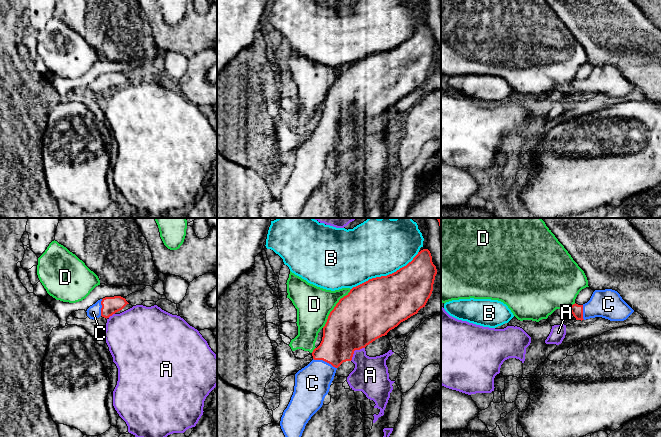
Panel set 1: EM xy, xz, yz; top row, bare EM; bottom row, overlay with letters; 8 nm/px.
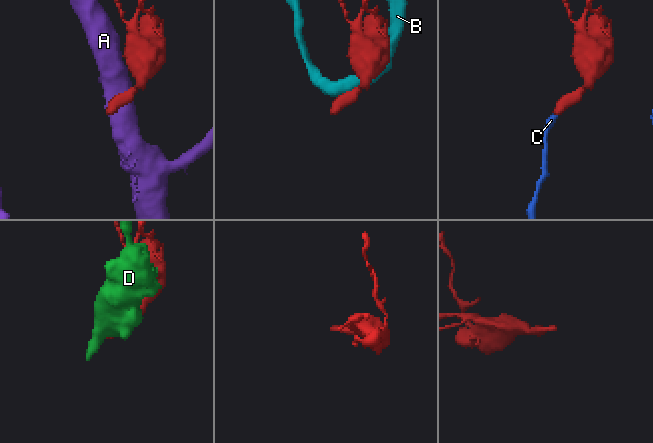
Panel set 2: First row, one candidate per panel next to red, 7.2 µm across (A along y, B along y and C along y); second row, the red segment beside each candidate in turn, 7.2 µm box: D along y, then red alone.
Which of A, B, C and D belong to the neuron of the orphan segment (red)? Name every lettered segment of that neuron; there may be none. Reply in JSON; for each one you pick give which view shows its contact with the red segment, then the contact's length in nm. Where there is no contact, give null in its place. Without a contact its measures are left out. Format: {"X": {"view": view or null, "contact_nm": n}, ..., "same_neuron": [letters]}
{"C": {"view": "xz", "contact_nm": 200}, "same_neuron": ["C"]}

